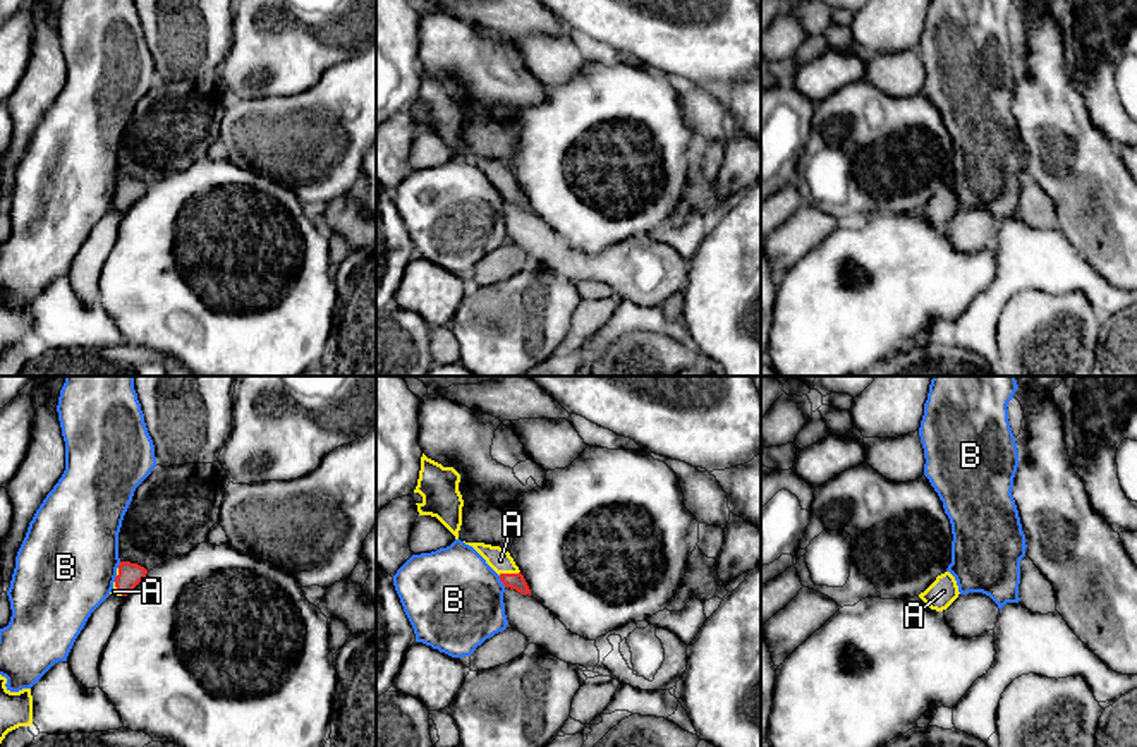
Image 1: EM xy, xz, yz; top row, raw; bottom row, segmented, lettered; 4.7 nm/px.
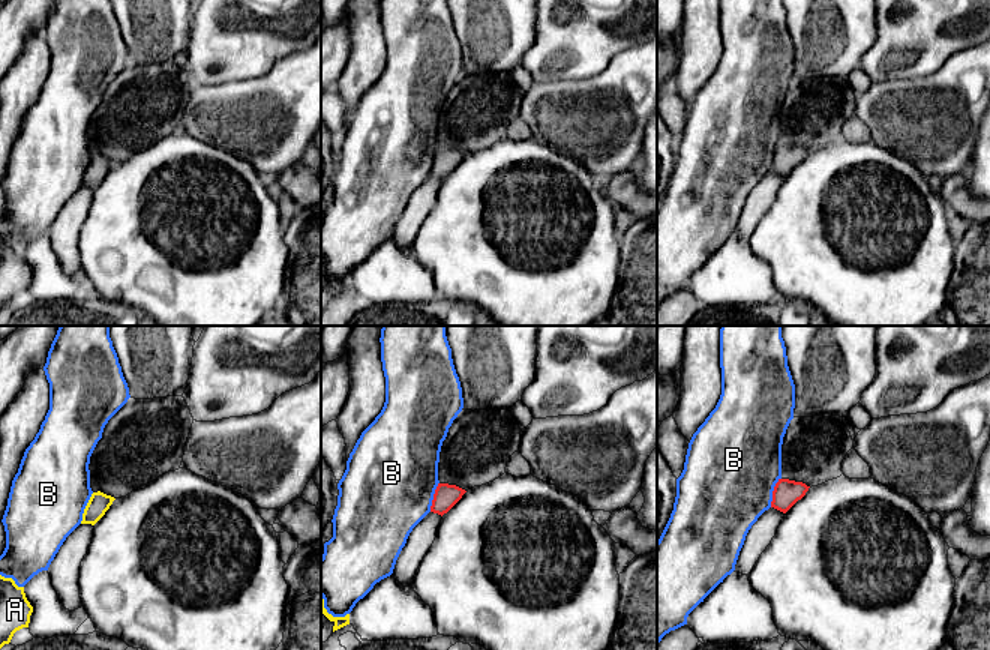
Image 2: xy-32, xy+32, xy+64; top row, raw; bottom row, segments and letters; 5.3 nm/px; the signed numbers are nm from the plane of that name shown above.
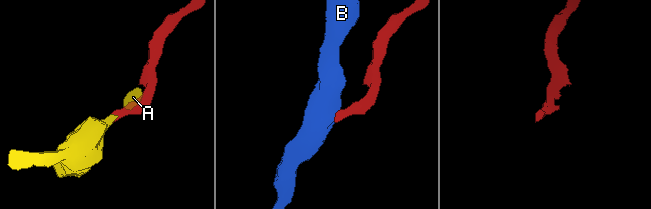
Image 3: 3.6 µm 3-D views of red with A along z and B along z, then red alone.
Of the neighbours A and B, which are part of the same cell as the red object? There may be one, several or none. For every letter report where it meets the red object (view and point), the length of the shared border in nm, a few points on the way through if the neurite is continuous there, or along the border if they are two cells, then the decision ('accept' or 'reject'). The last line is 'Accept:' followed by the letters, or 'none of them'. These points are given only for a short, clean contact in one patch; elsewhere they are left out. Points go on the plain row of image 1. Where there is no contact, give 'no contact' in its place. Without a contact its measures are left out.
A: meets red in xz at (509, 189); contact 110 nm long; accept
B: meets red in xz at (500, 194); contact 70 nm long; border along xz (498, 191), (505, 201); reject
Accept: A

